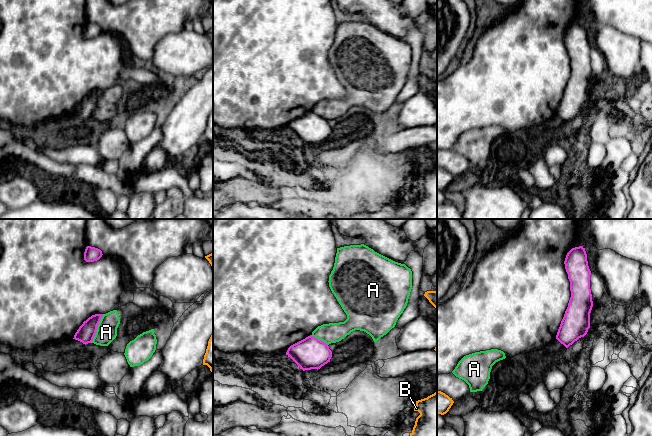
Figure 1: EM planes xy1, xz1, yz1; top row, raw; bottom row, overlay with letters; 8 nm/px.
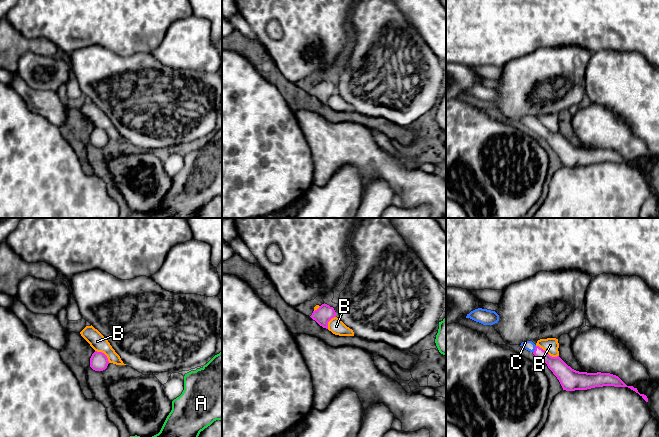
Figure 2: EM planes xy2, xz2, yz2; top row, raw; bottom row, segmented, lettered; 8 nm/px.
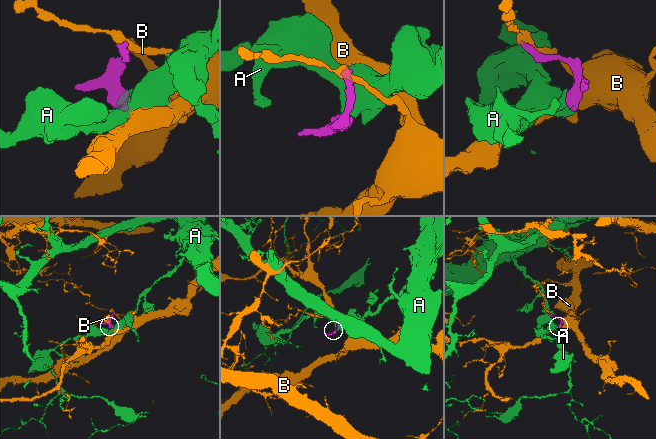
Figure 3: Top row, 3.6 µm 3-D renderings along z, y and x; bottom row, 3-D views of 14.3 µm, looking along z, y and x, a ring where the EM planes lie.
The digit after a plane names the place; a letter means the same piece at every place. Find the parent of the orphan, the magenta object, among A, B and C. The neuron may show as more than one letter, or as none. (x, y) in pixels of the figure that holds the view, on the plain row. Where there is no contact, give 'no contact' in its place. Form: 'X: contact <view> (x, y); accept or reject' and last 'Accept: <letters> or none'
A: contact xy1 (96, 104); reject
B: contact yz2 (546, 128); reject
C: contact yz2 (535, 125); accept
Accept: C

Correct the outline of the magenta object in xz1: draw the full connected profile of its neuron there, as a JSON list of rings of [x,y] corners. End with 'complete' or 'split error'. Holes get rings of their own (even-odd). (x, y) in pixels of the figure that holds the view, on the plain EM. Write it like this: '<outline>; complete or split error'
[[[310,111],[291,121],[286,131],[303,147],[318,146],[330,138],[332,127],[329,125],[328,120]]]; complete

